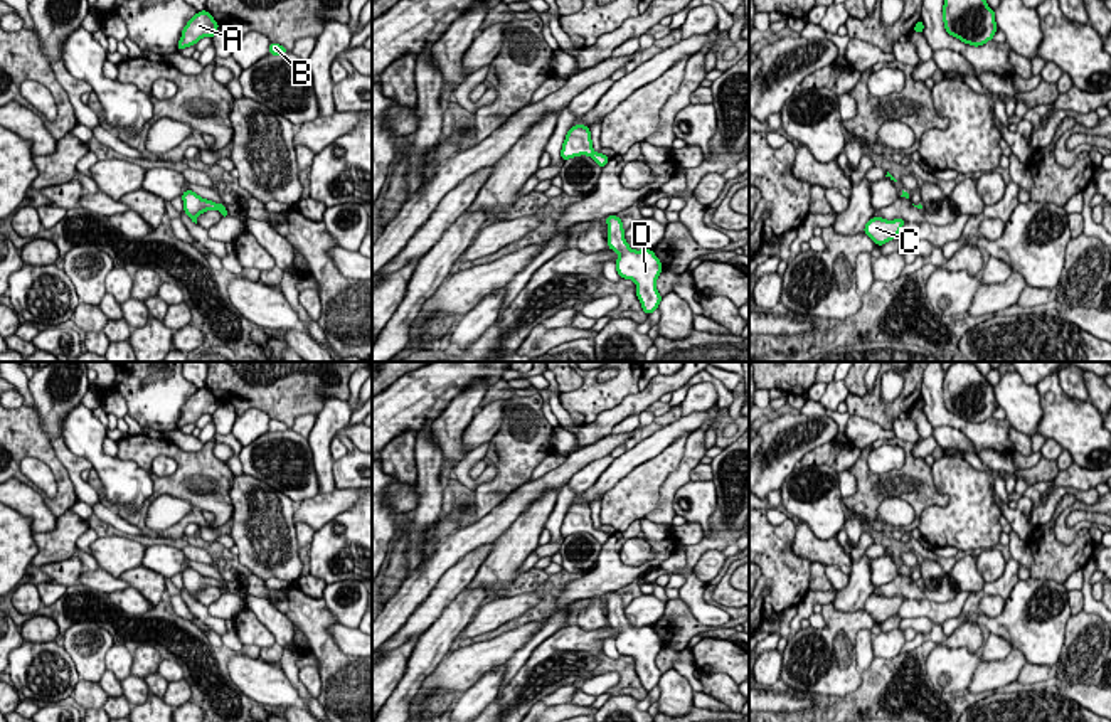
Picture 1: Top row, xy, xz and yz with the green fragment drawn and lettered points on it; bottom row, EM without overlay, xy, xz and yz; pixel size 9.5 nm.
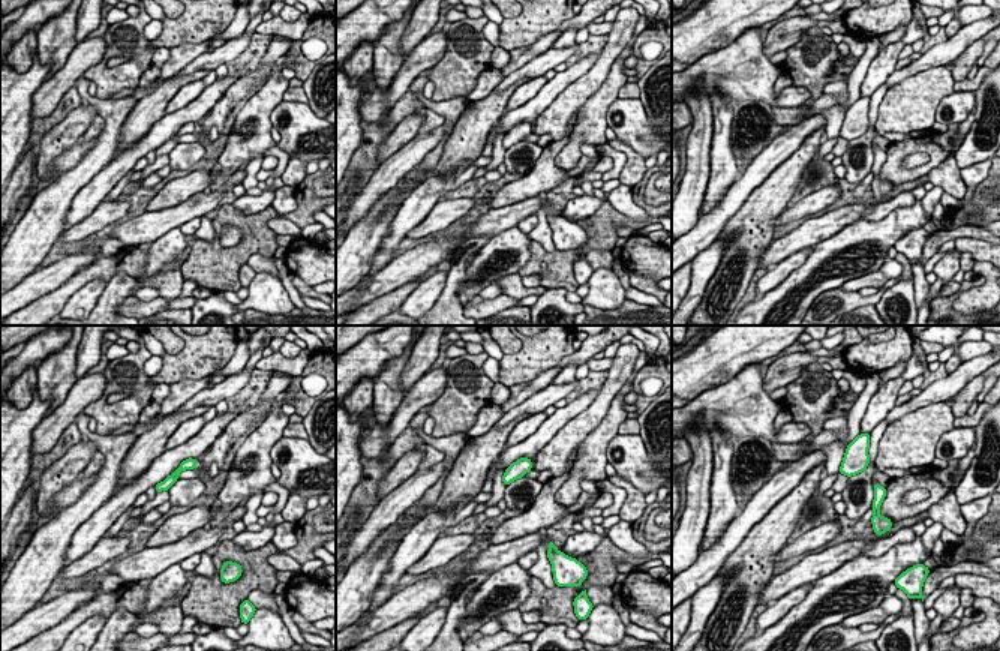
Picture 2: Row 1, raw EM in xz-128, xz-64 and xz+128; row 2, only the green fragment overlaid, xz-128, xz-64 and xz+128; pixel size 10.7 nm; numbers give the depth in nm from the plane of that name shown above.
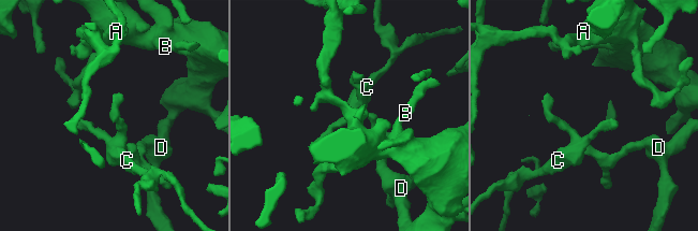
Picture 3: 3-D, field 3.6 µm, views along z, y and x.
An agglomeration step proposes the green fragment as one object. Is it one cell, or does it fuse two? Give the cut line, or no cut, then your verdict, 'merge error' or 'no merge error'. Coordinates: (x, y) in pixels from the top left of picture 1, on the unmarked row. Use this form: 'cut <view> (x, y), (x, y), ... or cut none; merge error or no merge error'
cut none; no merge error

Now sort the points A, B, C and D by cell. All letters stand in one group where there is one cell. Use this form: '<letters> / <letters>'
A B C D

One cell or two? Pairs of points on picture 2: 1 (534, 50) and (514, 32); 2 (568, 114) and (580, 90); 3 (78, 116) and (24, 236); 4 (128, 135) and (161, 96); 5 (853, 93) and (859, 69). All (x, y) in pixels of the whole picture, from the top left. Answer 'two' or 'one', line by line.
1: two
2: one
3: two
4: one
5: one

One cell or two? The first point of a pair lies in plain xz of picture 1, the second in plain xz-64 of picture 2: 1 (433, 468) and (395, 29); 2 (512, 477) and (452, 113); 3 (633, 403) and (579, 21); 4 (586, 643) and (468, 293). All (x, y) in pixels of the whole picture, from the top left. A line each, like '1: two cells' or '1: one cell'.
1: one cell
2: two cells
3: one cell
4: one cell

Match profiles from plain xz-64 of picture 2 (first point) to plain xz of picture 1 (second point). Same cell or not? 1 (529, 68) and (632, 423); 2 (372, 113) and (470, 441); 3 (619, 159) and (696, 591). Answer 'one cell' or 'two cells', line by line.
1: two cells
2: one cell
3: two cells

